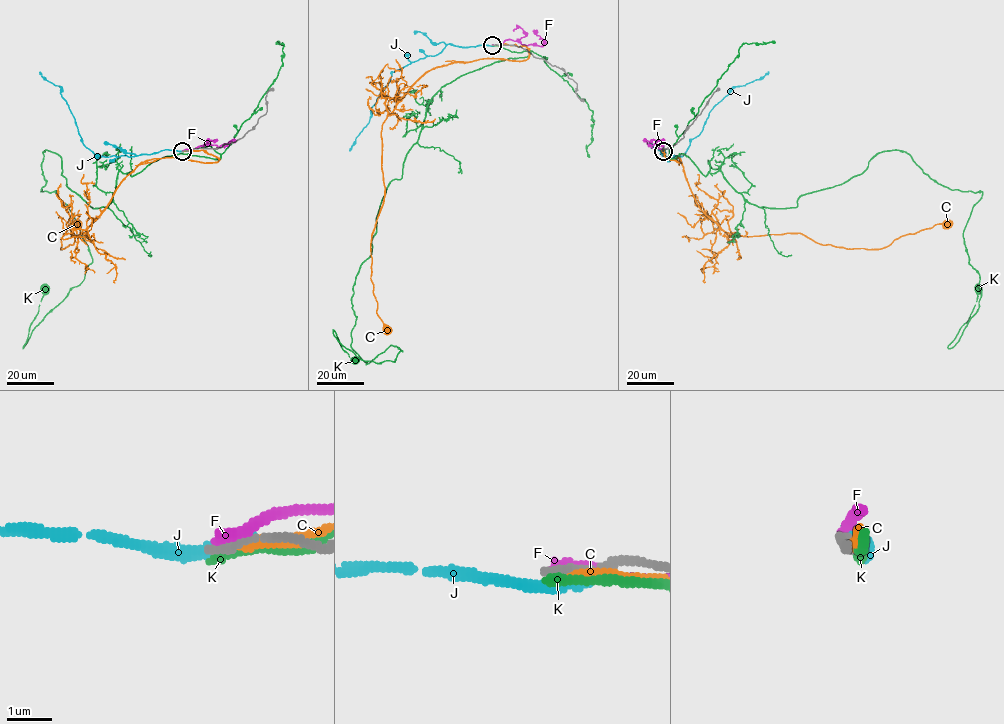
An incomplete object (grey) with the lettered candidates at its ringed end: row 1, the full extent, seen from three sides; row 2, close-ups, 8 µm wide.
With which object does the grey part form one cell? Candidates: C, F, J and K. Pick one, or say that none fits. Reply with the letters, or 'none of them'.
none of them

